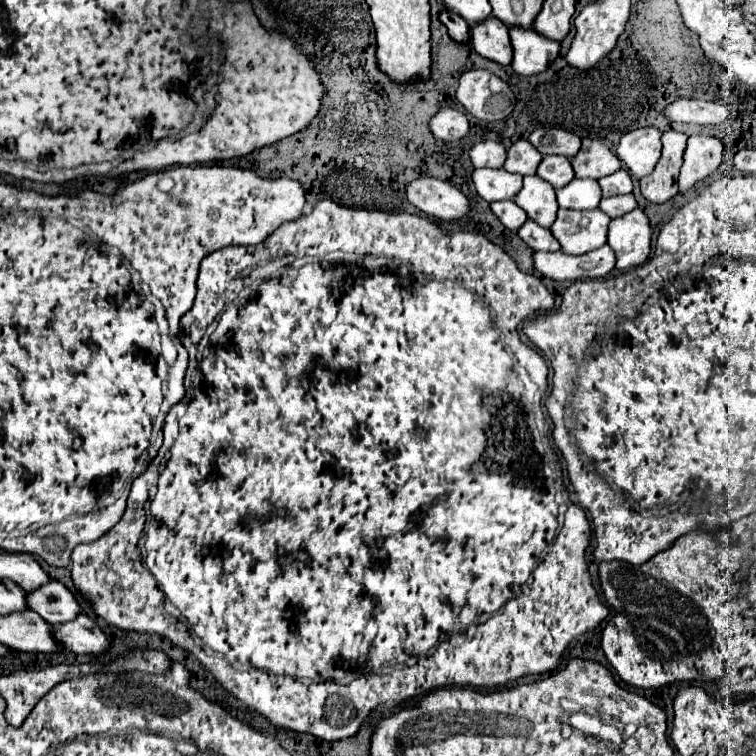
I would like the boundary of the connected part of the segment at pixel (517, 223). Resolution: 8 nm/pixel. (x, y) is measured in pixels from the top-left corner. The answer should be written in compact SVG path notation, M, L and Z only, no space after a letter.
M500 200L500 202L492 202L490 204L490 208L492 208L492 212L500 218L500 222L506 226L506 228L510 228L510 230L518 230L526 220L528 220L528 216L526 216L526 212L514 202L514 200Z

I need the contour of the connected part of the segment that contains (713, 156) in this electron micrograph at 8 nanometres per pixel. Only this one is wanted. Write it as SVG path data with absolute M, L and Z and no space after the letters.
M690 136L680 170L680 192L690 190L696 182L710 176L722 162L722 142L712 136Z

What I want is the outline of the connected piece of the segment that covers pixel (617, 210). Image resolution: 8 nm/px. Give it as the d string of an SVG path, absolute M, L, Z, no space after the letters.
M632 194L602 198L602 200L600 200L600 208L602 208L602 212L606 212L610 218L618 218L618 216L624 216L626 212L634 210L634 208L636 208L636 200L634 200Z

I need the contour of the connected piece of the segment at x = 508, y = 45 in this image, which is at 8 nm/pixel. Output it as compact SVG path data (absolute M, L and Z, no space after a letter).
M488 18L486 22L472 28L470 34L470 44L480 56L502 66L508 66L512 62L512 42L508 36L508 28L502 26L502 22L498 22L496 18Z

